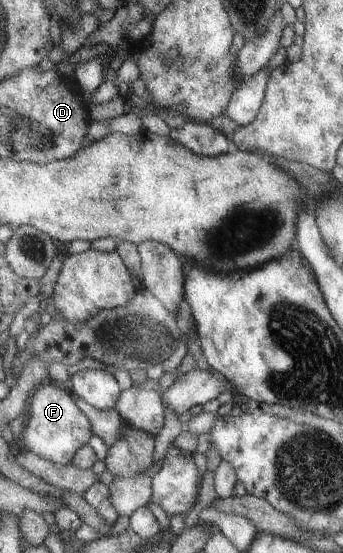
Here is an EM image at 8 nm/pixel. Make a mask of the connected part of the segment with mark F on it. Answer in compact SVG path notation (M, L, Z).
M47 381L35 391L31 402L31 416L18 444L22 450L34 454L55 464L67 465L74 462L79 452L92 438L91 418L78 406L64 385Z

